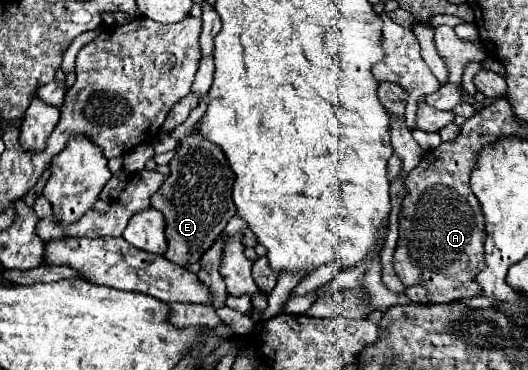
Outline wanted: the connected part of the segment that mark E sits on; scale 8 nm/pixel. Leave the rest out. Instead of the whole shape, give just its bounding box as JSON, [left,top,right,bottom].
[151,133,235,265]

